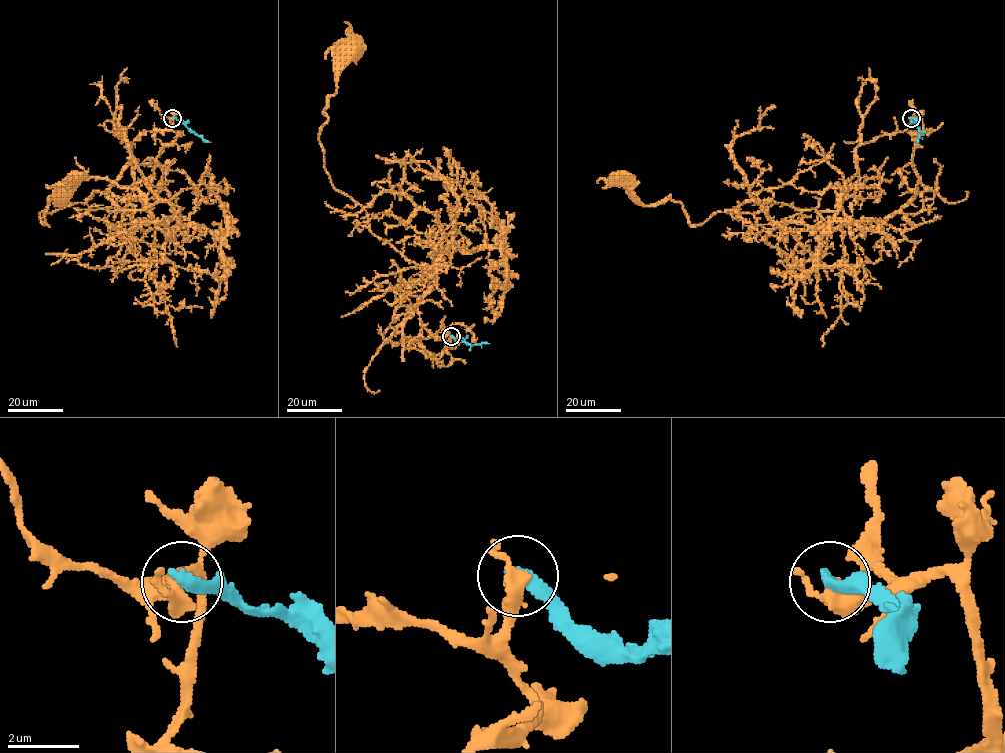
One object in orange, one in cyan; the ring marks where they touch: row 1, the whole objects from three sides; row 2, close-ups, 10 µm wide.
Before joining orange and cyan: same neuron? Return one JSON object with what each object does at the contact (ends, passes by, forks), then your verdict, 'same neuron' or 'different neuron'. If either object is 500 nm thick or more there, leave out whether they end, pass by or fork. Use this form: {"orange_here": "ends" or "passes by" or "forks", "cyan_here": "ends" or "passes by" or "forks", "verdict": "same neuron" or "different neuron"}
{"orange_here": "passes by", "cyan_here": "ends", "verdict": "different neuron"}

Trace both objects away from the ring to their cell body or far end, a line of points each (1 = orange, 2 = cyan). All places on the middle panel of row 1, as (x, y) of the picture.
1: (451, 336), (440, 354), (407, 338), (387, 341), (435, 276), (377, 238), (324, 167), (324, 111), (353, 48)
2: (451, 336), (471, 344), (489, 343)

